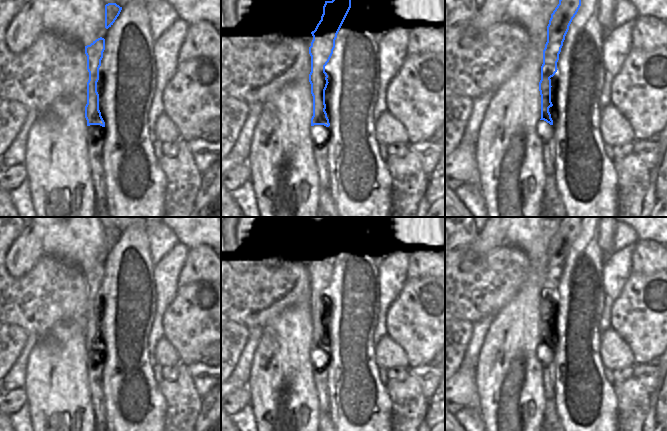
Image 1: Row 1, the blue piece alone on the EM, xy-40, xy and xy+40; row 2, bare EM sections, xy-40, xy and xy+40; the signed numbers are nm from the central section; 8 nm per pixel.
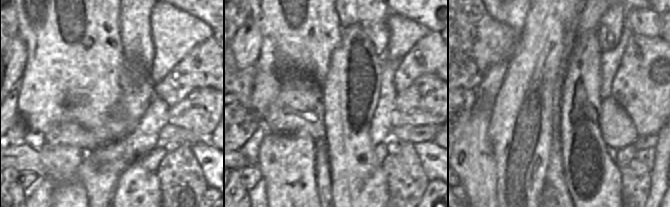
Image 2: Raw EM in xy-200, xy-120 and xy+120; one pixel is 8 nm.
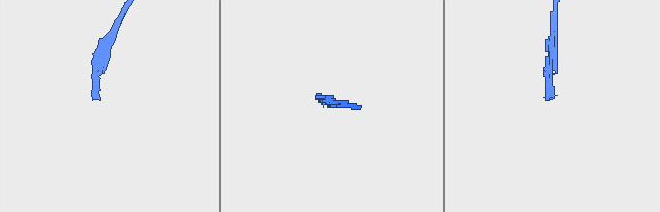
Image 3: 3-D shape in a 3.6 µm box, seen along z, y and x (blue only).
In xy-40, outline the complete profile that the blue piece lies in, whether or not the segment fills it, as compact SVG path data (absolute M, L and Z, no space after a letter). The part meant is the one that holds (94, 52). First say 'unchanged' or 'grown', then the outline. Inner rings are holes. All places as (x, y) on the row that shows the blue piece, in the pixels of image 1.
grown; M100 37L90 45L85 46L87 56L87 104L85 118L87 120L87 154L89 168L95 188L95 200L100 205L107 205L107 192L105 190L105 172L103 170L103 144L105 142L105 122L99 110L99 94L97 82L99 68L105 50L105 39Z

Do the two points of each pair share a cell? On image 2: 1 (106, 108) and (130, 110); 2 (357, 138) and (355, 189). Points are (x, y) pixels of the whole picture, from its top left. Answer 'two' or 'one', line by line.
1: two
2: one

